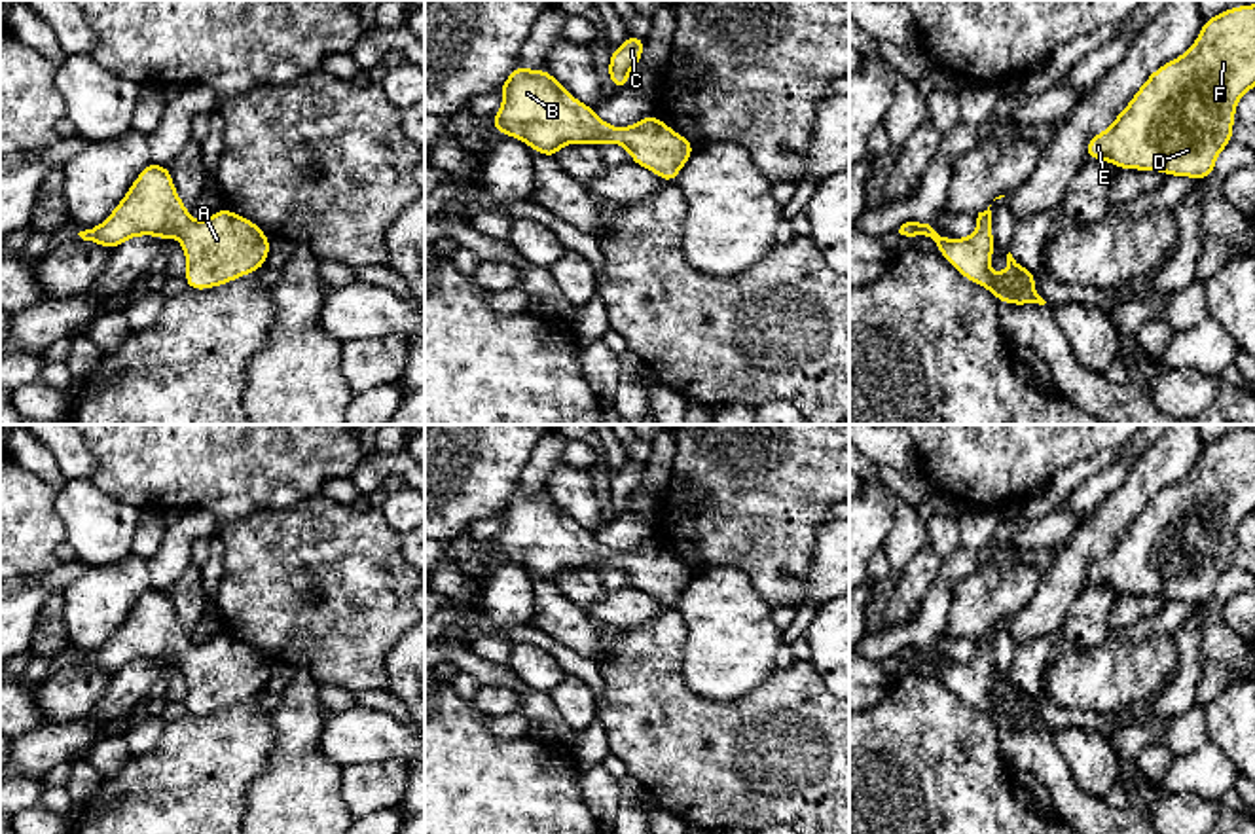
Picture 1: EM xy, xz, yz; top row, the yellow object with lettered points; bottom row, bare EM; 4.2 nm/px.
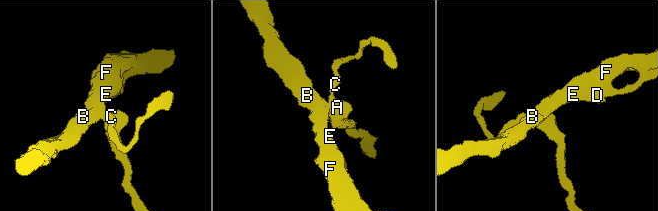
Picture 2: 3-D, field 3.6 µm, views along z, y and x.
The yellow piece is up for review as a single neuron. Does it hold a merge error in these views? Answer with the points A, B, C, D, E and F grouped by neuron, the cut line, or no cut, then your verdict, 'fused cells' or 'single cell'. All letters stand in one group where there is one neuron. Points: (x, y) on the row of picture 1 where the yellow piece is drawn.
A B C D E F | no cut | single cell

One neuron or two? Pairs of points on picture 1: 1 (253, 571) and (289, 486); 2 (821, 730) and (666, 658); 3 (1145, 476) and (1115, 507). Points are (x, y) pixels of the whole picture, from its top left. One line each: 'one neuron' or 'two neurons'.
1: two neurons
2: one neuron
3: one neuron

